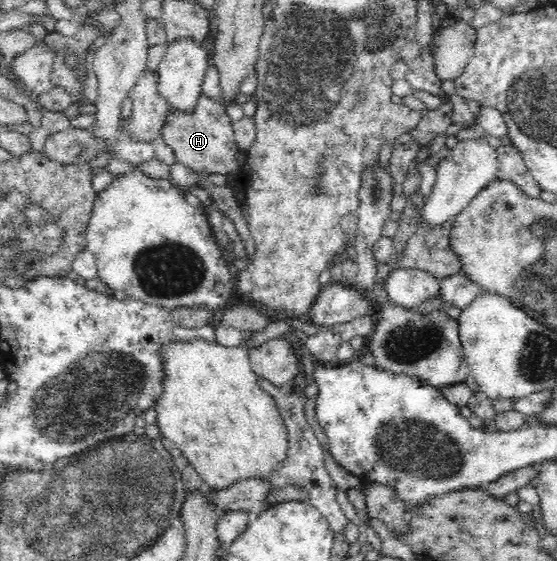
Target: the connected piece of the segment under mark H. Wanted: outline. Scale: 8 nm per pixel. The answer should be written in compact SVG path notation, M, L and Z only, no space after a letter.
M201 95L195 113L169 113L163 127L162 139L175 150L176 161L193 169L203 176L236 176L241 152L235 137L230 108L215 99Z

